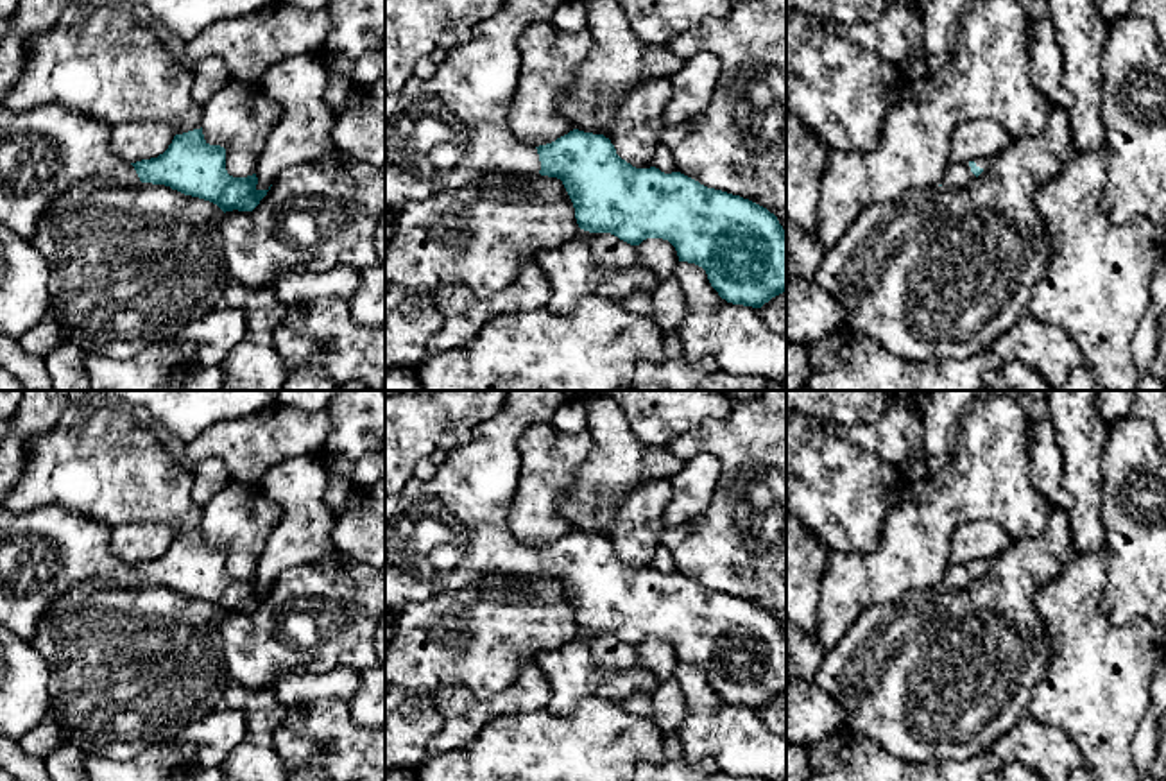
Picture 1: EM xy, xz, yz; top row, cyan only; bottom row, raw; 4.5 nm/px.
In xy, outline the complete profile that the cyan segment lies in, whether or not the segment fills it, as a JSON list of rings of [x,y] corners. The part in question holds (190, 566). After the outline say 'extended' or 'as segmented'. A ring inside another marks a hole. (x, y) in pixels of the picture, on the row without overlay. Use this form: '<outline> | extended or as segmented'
[[[41,505],[25,512],[9,512],[0,507],[0,625],[7,627],[21,639],[32,641],[39,625],[39,618],[47,611],[48,604],[82,582],[116,588],[131,588],[140,582],[165,586],[184,596],[210,602],[217,605],[224,614],[233,611],[253,613],[269,593],[256,589],[256,575],[247,579],[229,577],[226,571],[226,550],[220,546],[210,546],[204,541],[202,528],[176,536],[163,555],[136,564],[127,564],[118,559],[109,546],[109,539],[109,527],[82,514],[64,511],[57,505]]] | extended

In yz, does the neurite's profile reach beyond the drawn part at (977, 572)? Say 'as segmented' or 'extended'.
extended

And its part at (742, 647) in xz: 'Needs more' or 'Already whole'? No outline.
Needs more

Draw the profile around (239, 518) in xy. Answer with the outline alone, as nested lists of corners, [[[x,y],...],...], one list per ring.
[[[231,480],[202,507],[202,536],[206,545],[226,550],[229,577],[247,579],[281,516],[281,505],[260,484]]]

